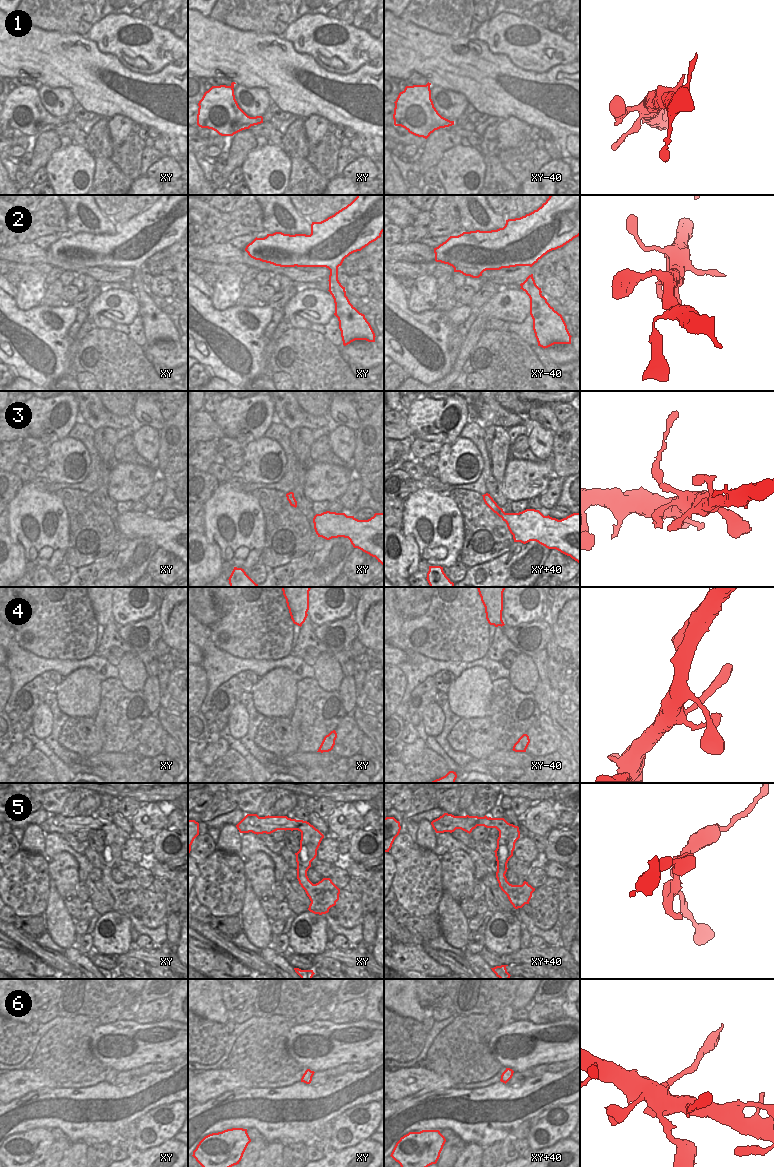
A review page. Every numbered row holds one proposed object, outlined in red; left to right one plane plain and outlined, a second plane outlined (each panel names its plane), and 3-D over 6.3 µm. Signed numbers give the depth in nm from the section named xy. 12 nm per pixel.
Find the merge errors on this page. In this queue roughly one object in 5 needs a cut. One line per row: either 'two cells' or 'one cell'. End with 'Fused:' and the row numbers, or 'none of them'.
1: one cell
2: one cell
3: one cell
4: one cell
5: one cell
6: two cells
Fused: 6

